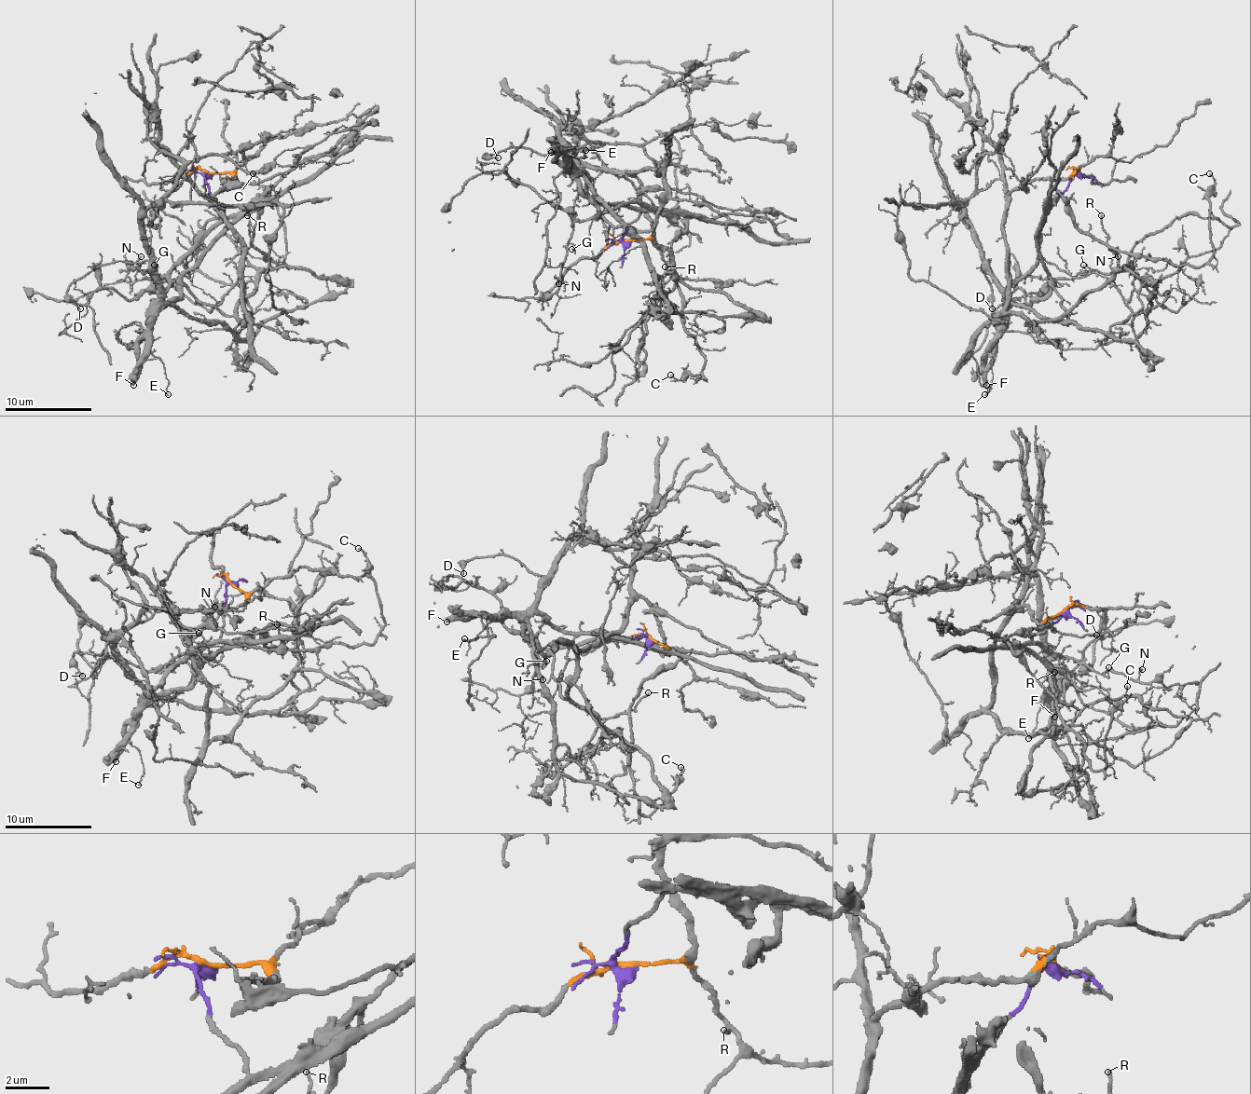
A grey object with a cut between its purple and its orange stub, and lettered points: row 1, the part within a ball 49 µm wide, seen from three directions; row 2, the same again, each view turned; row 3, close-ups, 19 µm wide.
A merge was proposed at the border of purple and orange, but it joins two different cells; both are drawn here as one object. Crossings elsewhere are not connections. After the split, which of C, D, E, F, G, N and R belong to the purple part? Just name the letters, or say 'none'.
C, D, E, F, G, N, R

